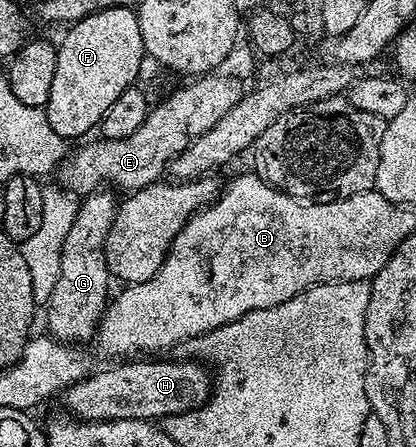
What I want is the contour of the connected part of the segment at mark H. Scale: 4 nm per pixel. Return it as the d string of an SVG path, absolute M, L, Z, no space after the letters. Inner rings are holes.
M125 359L114 364L114 369L90 372L85 380L64 390L66 407L74 418L82 421L153 421L198 409L208 401L211 373L206 366L192 359L157 360L161 359Z

